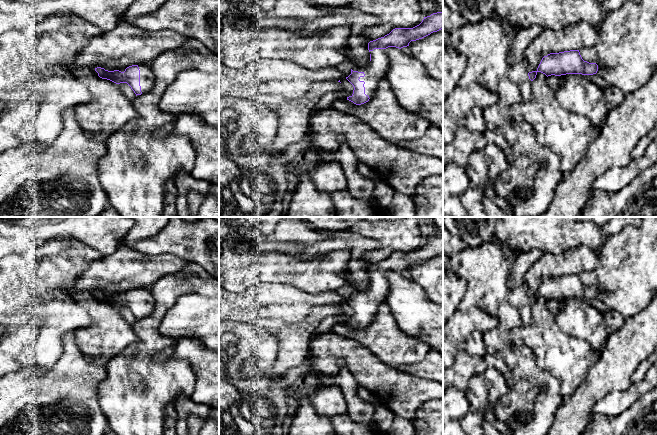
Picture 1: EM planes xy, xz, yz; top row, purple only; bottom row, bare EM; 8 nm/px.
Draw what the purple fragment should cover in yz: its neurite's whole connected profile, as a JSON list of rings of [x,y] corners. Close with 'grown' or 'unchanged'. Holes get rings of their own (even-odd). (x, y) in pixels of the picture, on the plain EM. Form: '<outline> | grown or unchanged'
[[[570,274],[559,277],[550,277],[544,280],[536,295],[528,297],[529,303],[533,305],[538,296],[561,300],[566,298],[593,299],[598,295],[596,287],[584,285],[579,274]]] | unchanged

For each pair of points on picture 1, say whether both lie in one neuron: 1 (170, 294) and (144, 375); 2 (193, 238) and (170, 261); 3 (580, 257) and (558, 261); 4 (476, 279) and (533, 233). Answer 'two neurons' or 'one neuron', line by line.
1: one neuron
2: two neurons
3: one neuron
4: two neurons

